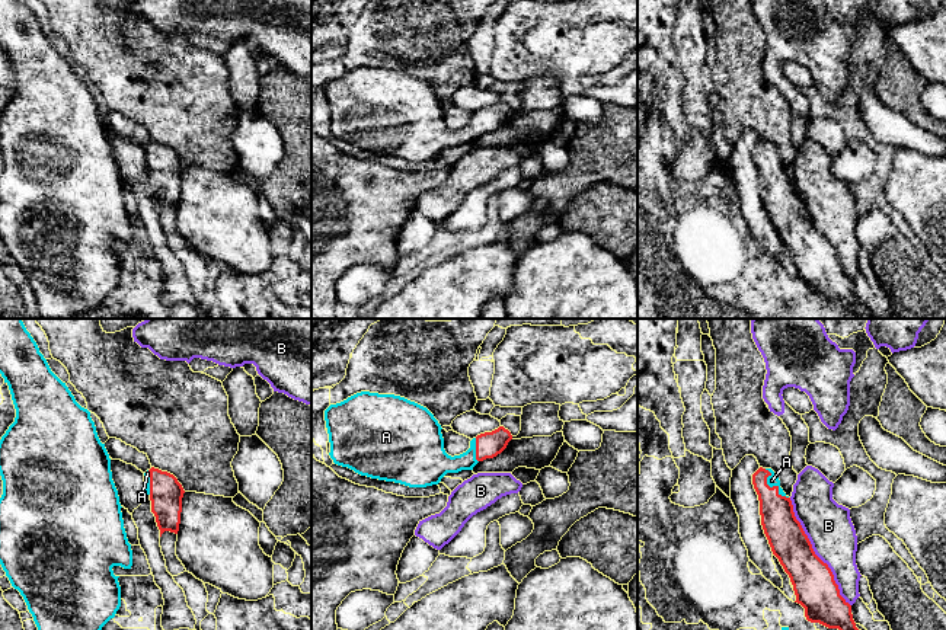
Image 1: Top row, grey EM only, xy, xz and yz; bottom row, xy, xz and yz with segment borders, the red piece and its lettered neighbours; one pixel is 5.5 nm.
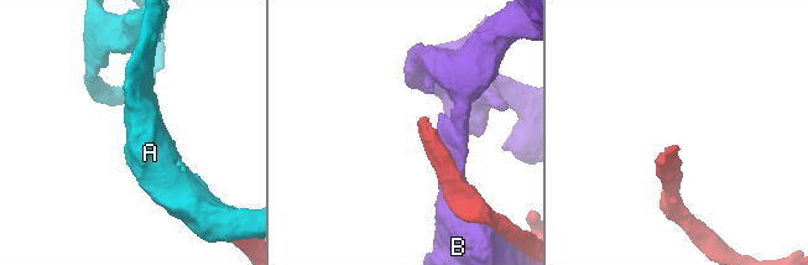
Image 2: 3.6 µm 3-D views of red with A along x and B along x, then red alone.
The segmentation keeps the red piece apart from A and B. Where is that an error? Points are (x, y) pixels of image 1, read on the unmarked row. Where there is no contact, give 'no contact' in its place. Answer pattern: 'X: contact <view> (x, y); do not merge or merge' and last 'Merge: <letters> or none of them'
A: contact yz (773, 160); merge
B: contact yz (814, 226); do not merge
Merge: A

